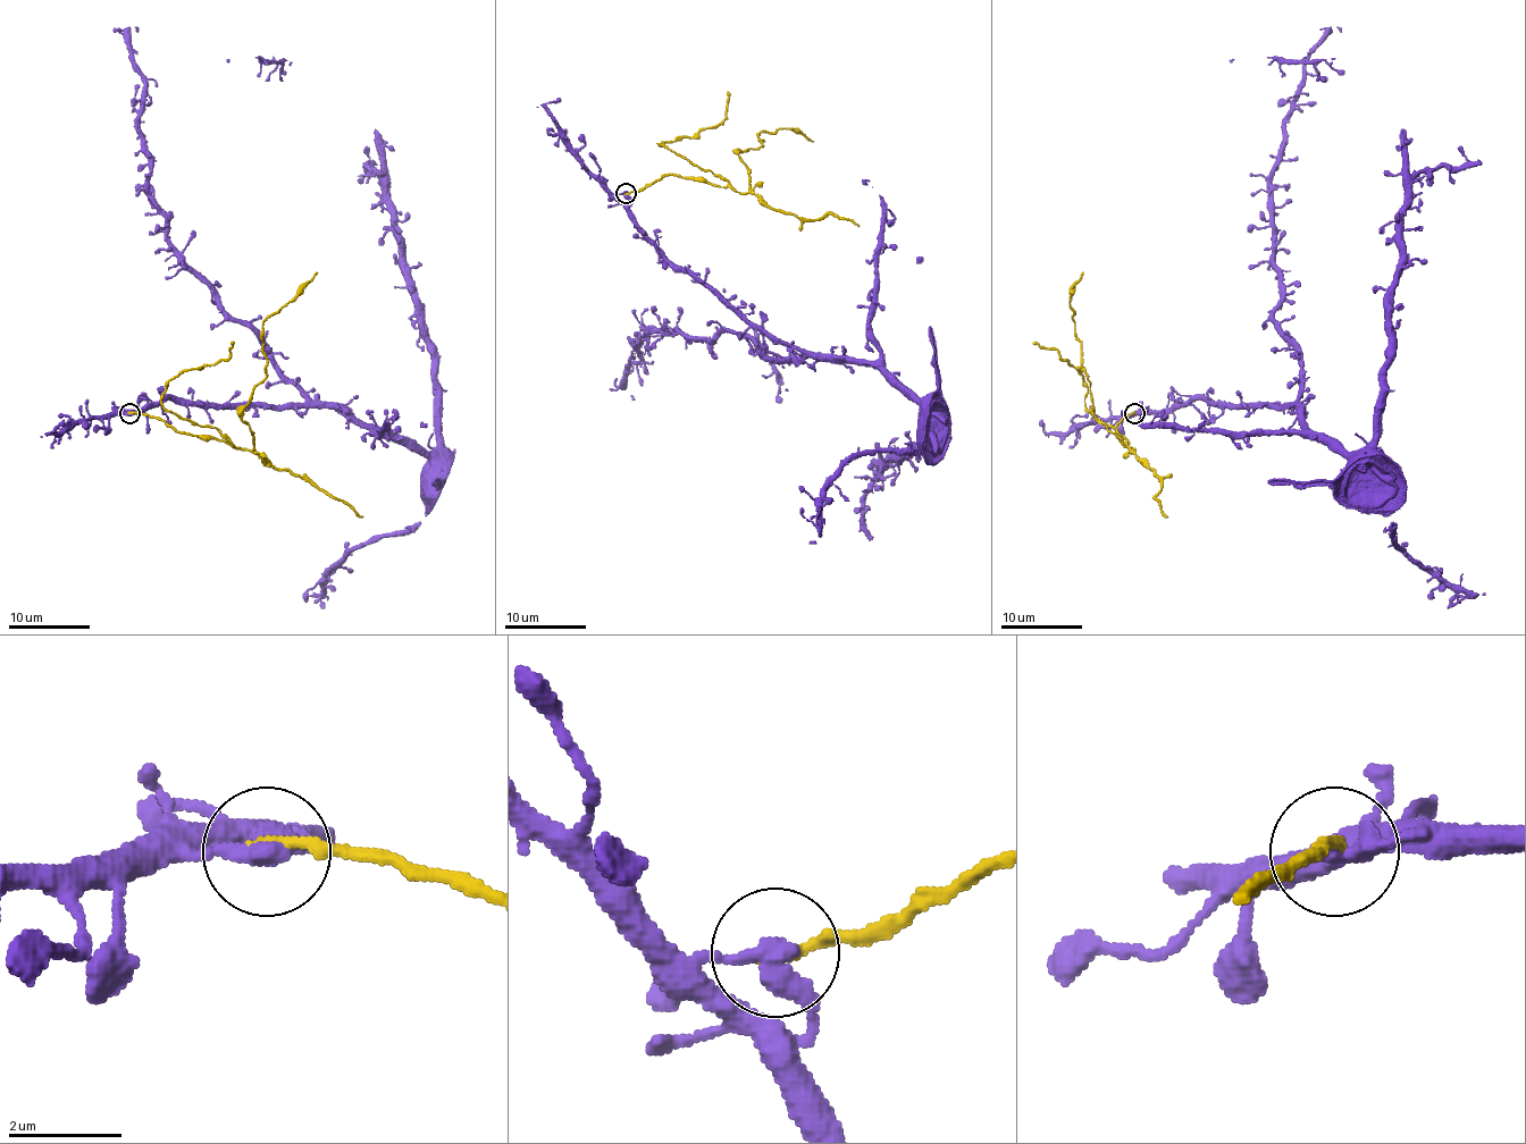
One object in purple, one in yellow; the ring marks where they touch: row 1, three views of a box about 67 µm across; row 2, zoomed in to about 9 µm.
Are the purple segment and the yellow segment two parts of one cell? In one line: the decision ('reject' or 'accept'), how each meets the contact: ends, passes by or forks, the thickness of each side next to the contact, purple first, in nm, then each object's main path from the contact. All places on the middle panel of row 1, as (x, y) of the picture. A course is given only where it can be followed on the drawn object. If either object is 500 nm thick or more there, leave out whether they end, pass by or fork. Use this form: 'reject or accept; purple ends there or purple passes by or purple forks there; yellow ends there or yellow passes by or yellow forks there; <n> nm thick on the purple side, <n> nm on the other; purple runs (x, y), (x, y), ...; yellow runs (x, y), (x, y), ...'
reject; purple passes by; yellow ends there; 360 nm thick on the purple side, 200 nm on the other; purple runs (627, 192), (635, 227), (663, 255), (689, 269), (774, 338), (811, 352), (881, 367), (940, 419); yellow runs (627, 192), (673, 174), (746, 192), (749, 170), (738, 153), (762, 144), (760, 134), (790, 127), (813, 142)

